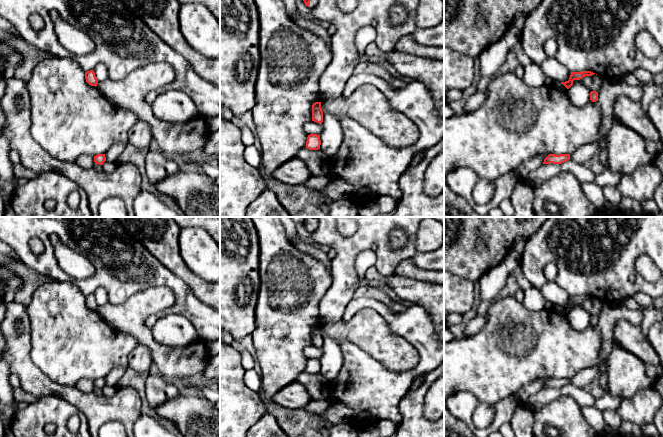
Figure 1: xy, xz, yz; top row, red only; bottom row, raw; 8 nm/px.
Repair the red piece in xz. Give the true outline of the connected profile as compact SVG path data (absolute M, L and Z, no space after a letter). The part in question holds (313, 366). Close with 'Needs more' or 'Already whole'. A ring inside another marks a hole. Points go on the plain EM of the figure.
M310 358L307 361L306 372L309 374L318 374L320 373L321 364L320 359Z. Already whole

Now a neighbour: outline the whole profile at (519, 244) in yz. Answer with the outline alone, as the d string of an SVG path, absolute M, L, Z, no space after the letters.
M517 237L513 244L512 250L517 252L519 255L522 255L525 245L526 245L526 240L523 237Z

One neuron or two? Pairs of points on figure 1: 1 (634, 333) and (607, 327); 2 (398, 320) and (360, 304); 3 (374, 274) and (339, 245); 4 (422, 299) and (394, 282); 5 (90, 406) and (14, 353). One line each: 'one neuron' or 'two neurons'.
1: two neurons
2: one neuron
3: two neurons
4: one neuron
5: one neuron

